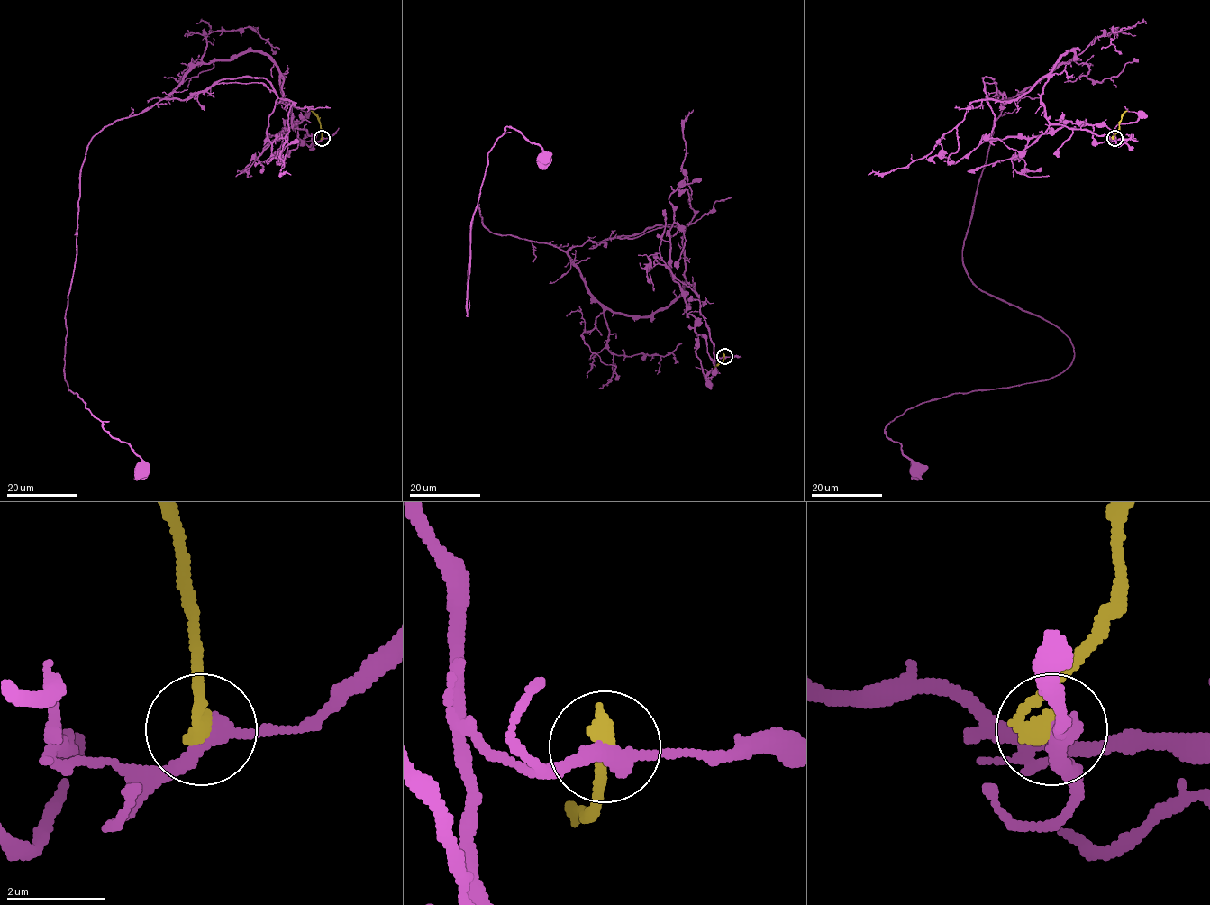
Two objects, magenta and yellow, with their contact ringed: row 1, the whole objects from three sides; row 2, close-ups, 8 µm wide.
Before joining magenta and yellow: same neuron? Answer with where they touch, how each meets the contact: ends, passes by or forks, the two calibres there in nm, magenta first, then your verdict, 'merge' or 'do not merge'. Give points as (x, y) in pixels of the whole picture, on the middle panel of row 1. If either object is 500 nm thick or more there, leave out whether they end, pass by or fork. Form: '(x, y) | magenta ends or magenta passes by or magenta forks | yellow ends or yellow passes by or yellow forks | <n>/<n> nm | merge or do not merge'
(724, 356) | magenta passes by | yellow ends | 320/380 nm | do not merge

